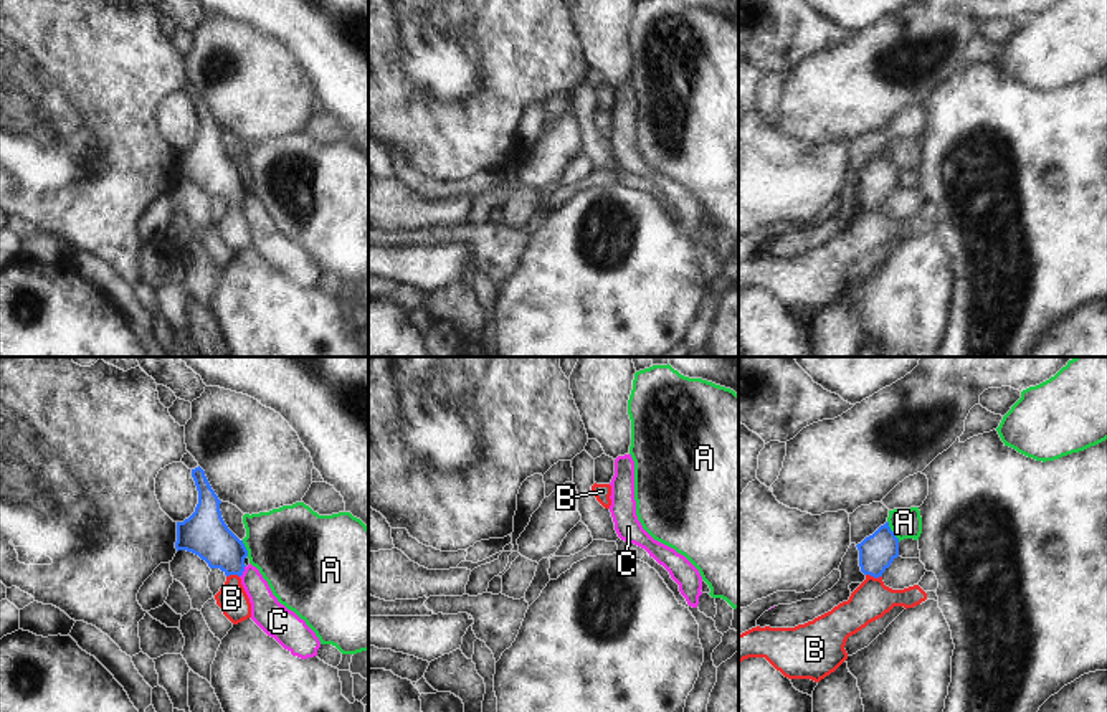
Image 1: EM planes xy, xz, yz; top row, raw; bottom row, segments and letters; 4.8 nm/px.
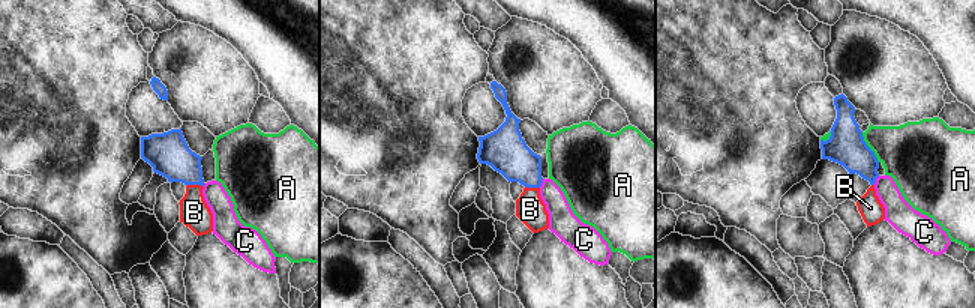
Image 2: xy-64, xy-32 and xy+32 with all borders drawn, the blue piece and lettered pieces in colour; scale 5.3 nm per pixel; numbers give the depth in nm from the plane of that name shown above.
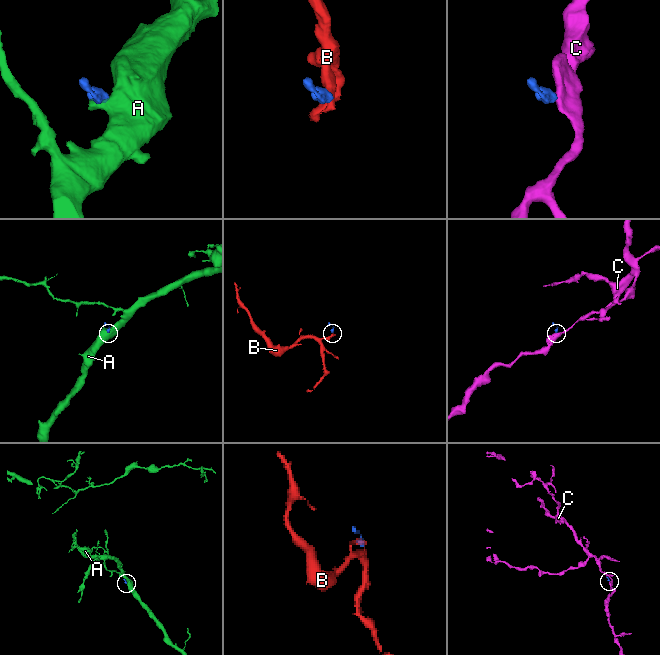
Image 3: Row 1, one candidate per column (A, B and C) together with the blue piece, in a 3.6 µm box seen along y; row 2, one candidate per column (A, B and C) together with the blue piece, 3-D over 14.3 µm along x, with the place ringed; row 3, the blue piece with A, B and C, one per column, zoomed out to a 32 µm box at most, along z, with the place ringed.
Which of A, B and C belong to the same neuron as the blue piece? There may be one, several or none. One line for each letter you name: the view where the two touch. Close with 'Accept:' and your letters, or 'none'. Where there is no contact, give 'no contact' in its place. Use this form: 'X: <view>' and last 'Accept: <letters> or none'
B: yz
Accept: B

